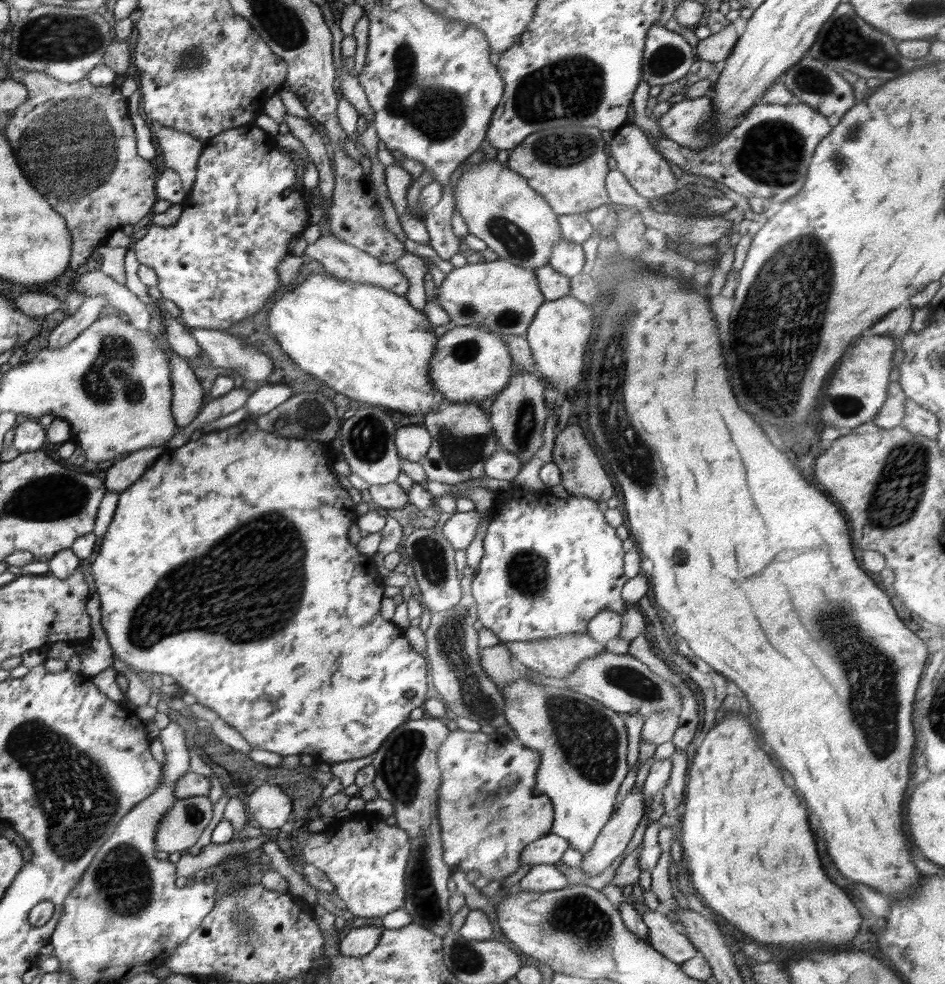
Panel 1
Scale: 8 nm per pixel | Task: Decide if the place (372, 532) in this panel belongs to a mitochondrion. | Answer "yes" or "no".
no

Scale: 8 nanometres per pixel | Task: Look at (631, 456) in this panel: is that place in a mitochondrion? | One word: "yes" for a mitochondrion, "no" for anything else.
yes

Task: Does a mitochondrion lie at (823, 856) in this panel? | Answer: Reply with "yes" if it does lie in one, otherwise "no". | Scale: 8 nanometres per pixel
no

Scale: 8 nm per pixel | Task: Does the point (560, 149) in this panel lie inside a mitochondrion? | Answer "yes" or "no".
yes

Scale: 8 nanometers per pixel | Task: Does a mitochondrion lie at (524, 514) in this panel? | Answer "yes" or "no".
no

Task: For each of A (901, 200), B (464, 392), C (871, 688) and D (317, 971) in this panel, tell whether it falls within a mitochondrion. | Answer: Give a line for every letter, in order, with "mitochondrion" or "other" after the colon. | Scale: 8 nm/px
A: other
B: other
C: mitochondrion
D: other

